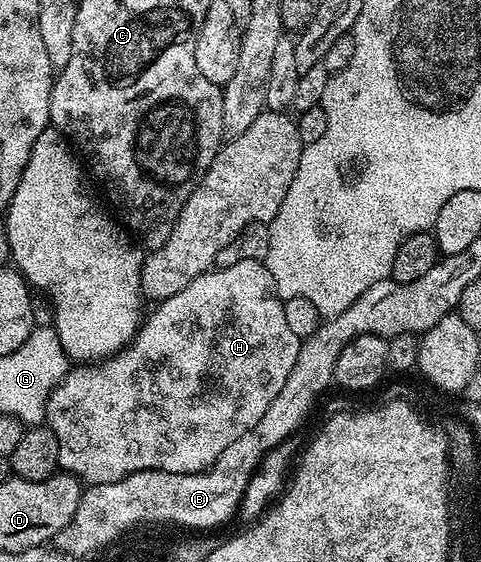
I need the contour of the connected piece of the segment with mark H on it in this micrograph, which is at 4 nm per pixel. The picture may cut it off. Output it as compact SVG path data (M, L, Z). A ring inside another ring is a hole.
M239 260L239 264L231 264L231 268L208 270L205 274L195 276L195 280L191 280L191 284L183 288L183 292L175 292L175 296L156 303L155 309L157 311L150 318L148 315L142 321L140 330L129 345L110 358L103 358L92 364L74 365L61 379L61 383L53 387L47 400L45 422L59 440L59 467L64 473L74 474L89 486L111 484L144 470L162 470L176 474L197 474L201 470L208 470L234 440L239 440L243 432L251 432L251 428L255 428L255 424L263 420L263 412L271 408L271 400L279 396L283 384L287 384L287 376L291 376L291 368L295 368L295 360L299 360L302 339L297 338L286 323L284 301L277 297L277 292L273 289L273 277L264 262Z

